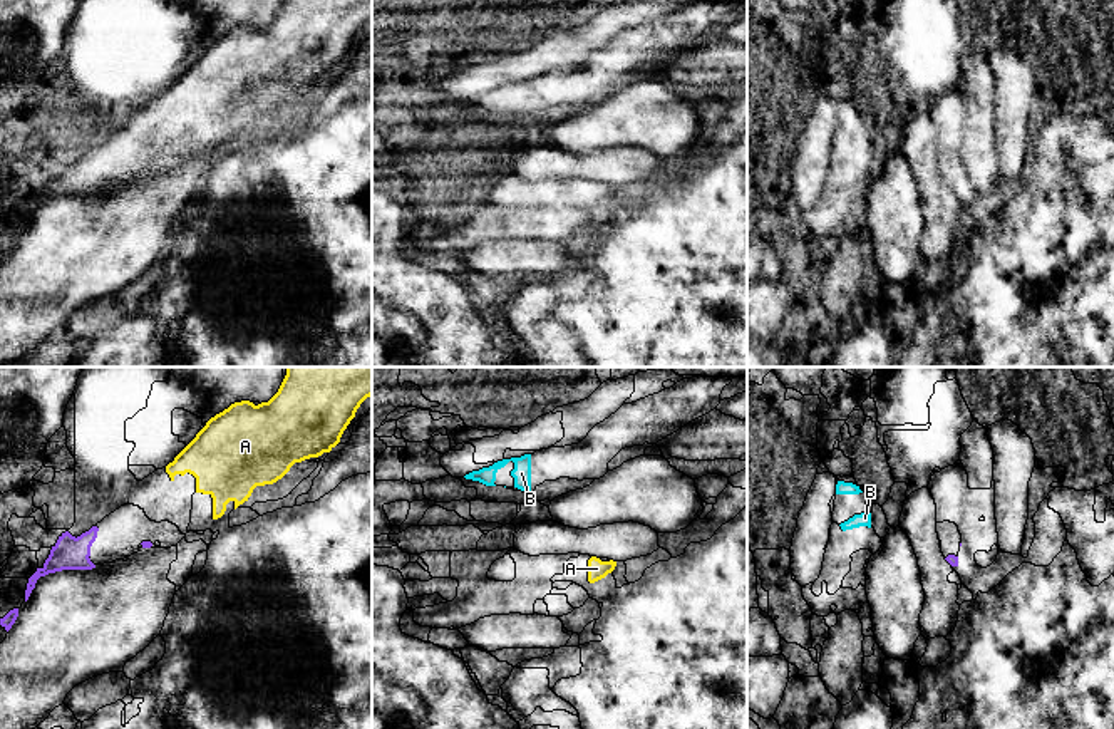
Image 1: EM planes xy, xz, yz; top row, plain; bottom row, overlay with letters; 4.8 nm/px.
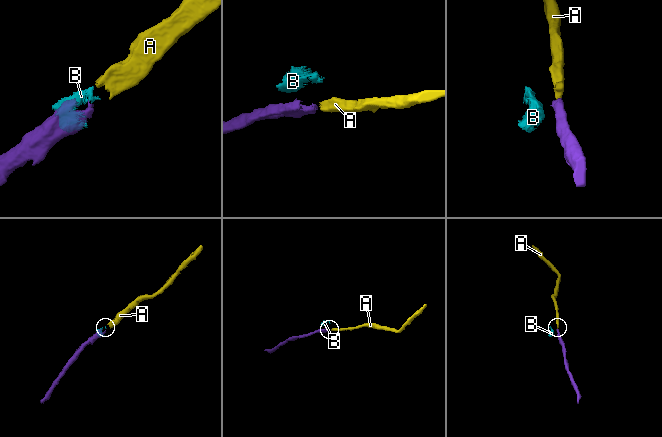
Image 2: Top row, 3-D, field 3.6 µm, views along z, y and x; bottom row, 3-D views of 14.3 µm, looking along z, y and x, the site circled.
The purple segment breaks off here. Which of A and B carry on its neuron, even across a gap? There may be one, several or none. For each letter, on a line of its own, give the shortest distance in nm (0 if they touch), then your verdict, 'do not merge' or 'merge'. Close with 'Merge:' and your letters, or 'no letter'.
A: 320 nm | merge
B: 400 nm | do not merge
Merge: A

